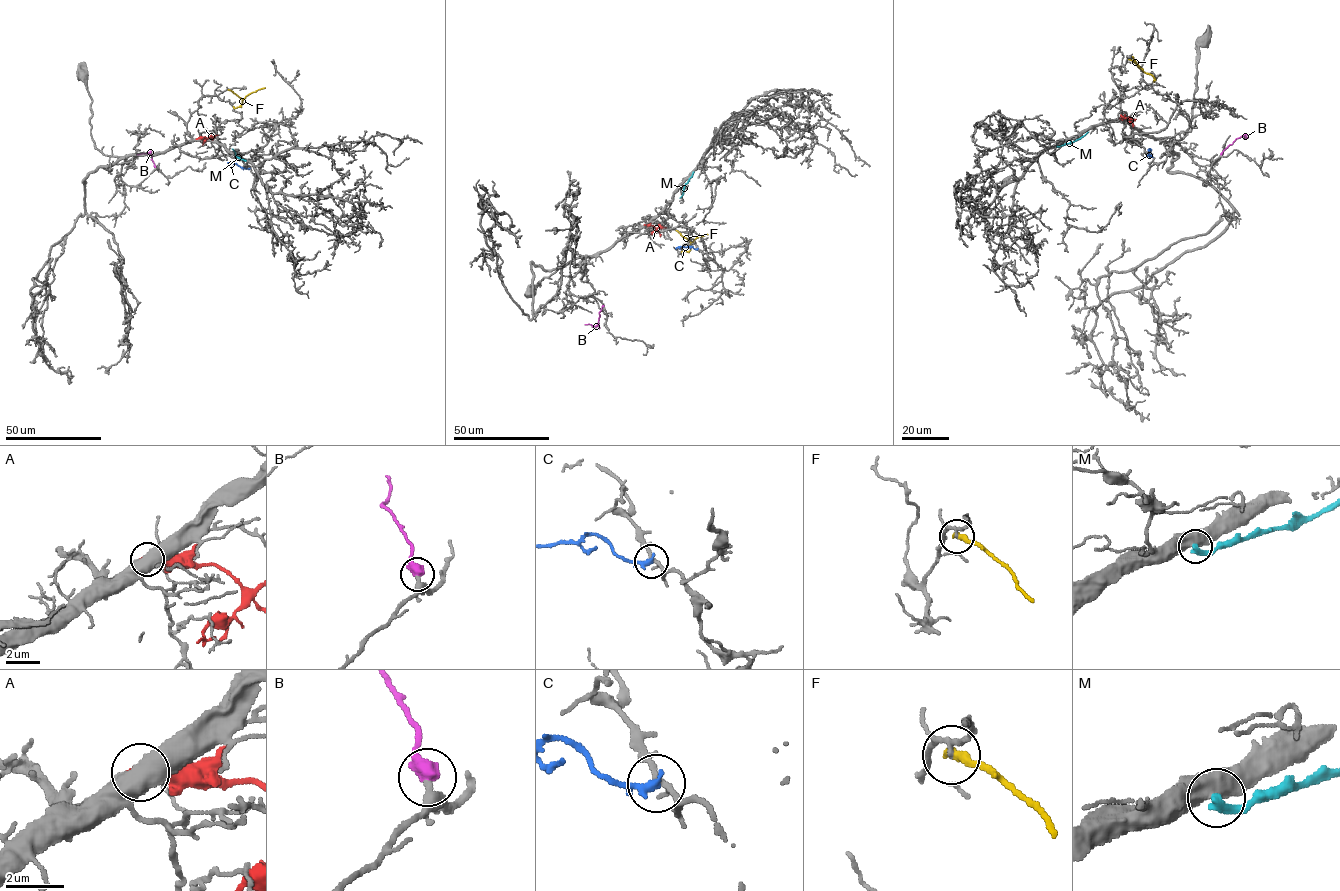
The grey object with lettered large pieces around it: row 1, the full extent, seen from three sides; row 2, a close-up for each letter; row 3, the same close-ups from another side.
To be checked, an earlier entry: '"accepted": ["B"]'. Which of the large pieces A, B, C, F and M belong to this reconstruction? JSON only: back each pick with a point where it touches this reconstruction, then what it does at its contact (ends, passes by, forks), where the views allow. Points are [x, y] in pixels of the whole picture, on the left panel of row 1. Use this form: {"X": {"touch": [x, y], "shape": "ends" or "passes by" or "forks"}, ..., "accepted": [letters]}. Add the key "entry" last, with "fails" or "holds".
{"B": {"touch": [155, 167], "shape": "ends"}, "accepted": ["B"], "entry": "holds"}

